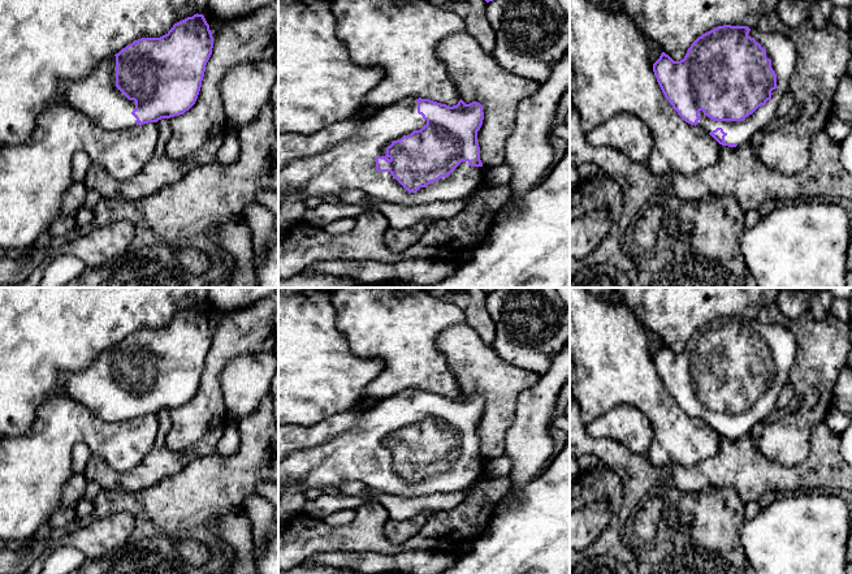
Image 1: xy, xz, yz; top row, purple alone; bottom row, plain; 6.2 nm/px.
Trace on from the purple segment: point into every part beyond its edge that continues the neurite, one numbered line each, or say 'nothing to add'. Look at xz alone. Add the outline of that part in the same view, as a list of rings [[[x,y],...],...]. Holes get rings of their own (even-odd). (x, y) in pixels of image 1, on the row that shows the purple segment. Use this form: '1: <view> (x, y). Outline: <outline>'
1: xz (351, 164). Outline: [[[406,98],[382,108],[368,117],[349,139],[315,155],[300,157],[278,169],[278,202],[289,194],[298,194],[304,199],[315,195],[338,195],[346,190],[360,190],[366,197],[397,206],[423,206],[434,202],[462,199],[484,185],[484,167],[471,167],[462,161],[447,177],[408,193],[390,172],[376,171],[376,157],[386,155],[386,147],[414,130],[420,130],[427,120],[418,113],[418,100]]]

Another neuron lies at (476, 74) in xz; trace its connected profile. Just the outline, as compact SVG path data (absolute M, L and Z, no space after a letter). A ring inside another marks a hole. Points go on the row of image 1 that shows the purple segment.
M467 31L444 38L438 43L437 55L460 99L466 104L477 102L483 105L484 120L477 131L483 167L503 164L518 105L535 95L540 83L502 68Z

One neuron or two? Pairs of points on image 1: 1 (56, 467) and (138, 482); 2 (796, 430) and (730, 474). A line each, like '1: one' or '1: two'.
1: two
2: two

